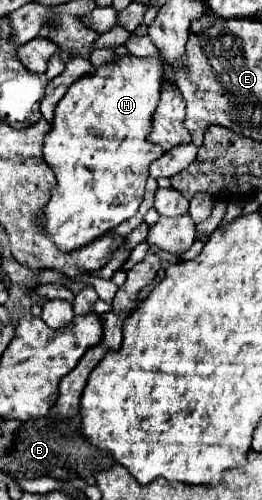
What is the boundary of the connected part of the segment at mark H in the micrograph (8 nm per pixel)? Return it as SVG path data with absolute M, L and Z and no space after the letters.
M120 57L116 63L98 67L94 75L86 75L72 83L68 93L60 99L52 129L42 147L44 161L58 181L58 185L50 191L50 201L44 205L42 229L60 251L76 251L136 215L144 197L148 167L164 153L160 147L148 143L152 115L160 99L160 87L162 63L158 59Z

